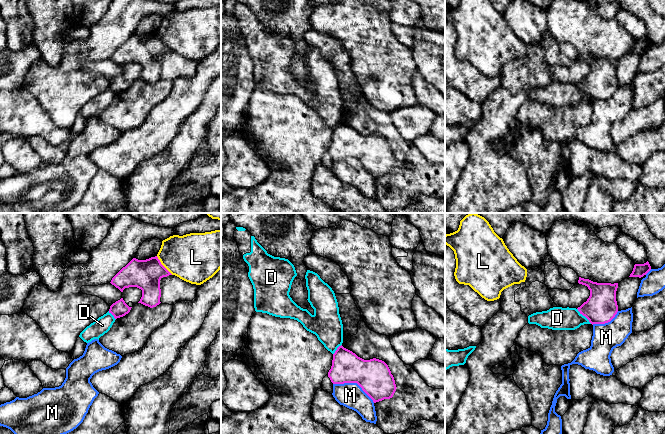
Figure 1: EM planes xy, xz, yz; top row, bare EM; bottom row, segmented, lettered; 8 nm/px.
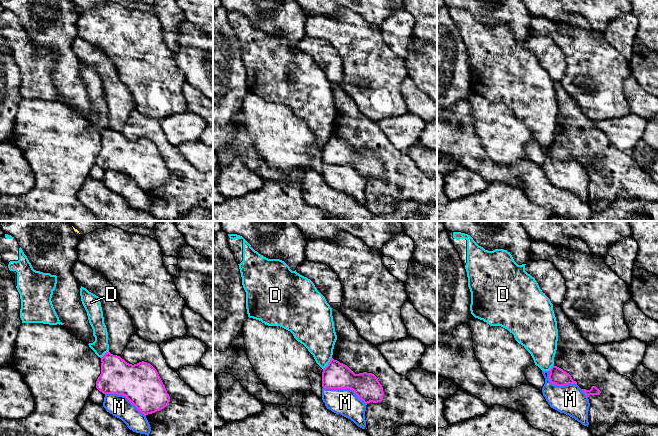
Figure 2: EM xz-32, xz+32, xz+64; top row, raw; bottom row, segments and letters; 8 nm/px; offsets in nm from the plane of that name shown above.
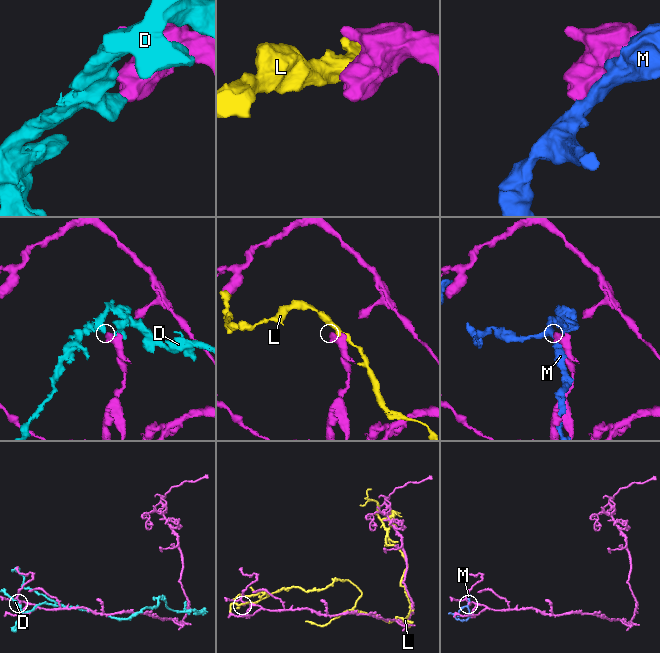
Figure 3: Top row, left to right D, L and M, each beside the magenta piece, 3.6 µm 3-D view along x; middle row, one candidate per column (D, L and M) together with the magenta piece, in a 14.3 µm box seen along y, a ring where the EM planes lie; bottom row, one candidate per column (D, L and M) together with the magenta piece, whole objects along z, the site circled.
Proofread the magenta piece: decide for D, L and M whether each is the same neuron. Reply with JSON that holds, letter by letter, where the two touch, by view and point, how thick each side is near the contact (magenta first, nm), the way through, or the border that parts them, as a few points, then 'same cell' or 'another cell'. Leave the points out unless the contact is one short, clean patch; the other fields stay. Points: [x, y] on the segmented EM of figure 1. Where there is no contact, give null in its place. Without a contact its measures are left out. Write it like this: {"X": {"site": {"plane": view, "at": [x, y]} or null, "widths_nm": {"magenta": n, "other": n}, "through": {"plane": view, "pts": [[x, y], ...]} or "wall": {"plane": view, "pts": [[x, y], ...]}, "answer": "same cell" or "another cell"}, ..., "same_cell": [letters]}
{"D": {"site": {"plane": "yz", "at": [584, 315]}, "widths_nm": {"magenta": 260, "other": 190}, "wall": {"plane": "yz", "pts": [[577, 308], [591, 323]]}, "answer": "another cell"}, "L": {"site": {"plane": "xy", "at": [162, 265]}, "widths_nm": {"magenta": 240, "other": 380}, "answer": "another cell"}, "M": {"site": {"plane": "xz", "at": [354, 382]}, "widths_nm": {"magenta": 280, "other": 200}, "answer": "another cell"}, "same_cell": []}

